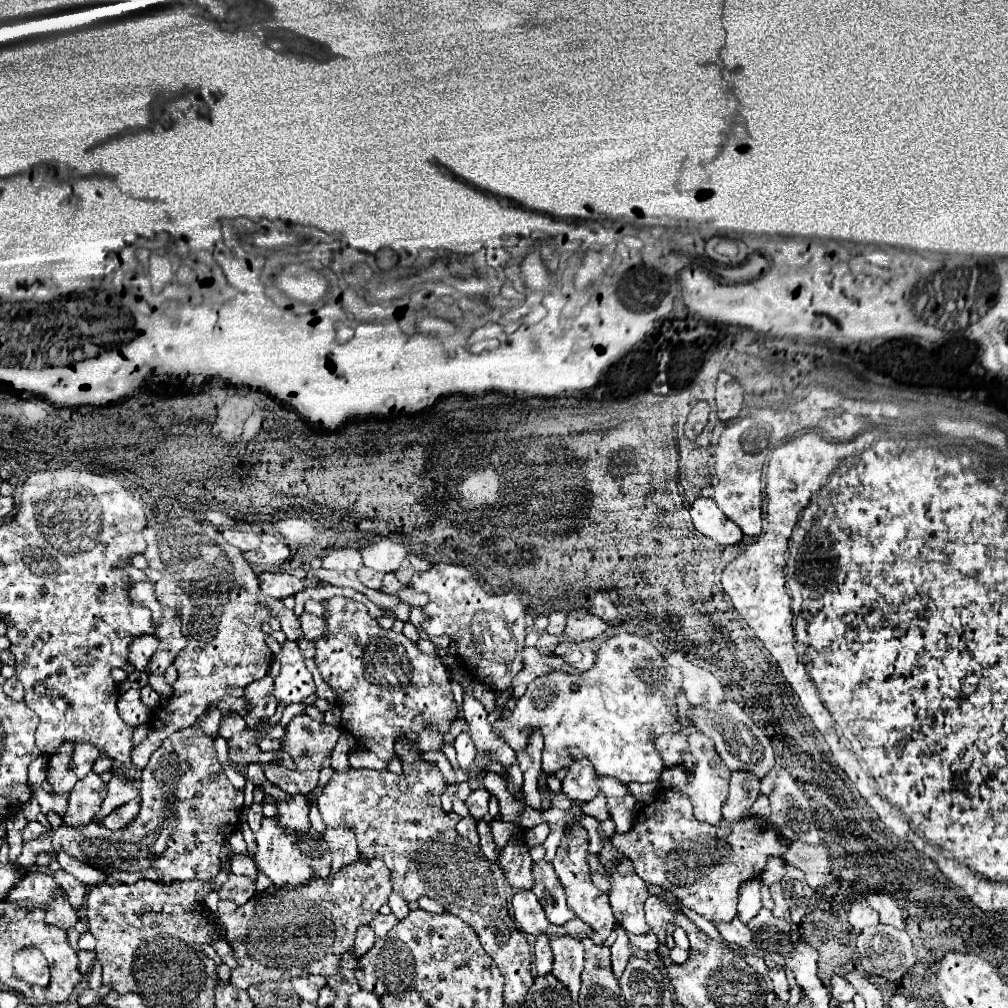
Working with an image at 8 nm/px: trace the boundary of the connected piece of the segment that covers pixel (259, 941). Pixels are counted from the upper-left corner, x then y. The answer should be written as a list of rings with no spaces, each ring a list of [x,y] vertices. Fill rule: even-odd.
[[[360,856],[328,878],[312,878],[300,886],[268,886],[256,892],[232,914],[216,914],[216,922],[226,930],[228,944],[234,948],[238,968],[232,970],[232,984],[248,988],[260,982],[290,980],[296,976],[332,976],[340,956],[354,944],[358,926],[372,922],[392,892],[390,870],[382,860]],[[322,924],[322,932],[300,932]]]

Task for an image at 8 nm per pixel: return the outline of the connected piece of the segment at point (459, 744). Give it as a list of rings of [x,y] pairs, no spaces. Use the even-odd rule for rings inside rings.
[[[468,732],[458,734],[456,740],[454,740],[454,748],[458,752],[458,764],[460,764],[460,768],[464,772],[468,772],[470,764],[474,762],[474,742],[472,742],[470,734]]]

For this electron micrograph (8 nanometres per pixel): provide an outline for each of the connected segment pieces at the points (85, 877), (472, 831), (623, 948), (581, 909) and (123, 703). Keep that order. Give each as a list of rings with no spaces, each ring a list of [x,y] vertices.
[[[66,852],[56,854],[56,860],[60,862],[62,870],[66,870],[68,874],[72,874],[74,878],[78,878],[86,886],[100,884],[100,882],[106,880],[106,874],[104,872],[100,872],[100,870],[96,870],[96,868],[92,868],[92,866],[88,866],[88,864],[76,860],[76,858],[72,858],[72,856],[68,856]]]
[[[466,816],[466,818],[460,818],[460,822],[456,824],[460,836],[468,838],[470,842],[478,844],[478,832],[476,832],[476,820],[472,816]]]
[[[618,922],[614,924],[614,932],[616,932],[616,940],[610,946],[610,950],[612,950],[612,970],[614,970],[616,978],[620,978],[620,974],[626,968],[628,958],[632,956],[632,948],[630,948],[630,940],[628,940],[626,930]]]
[[[572,826],[572,838],[564,838],[562,844],[566,844],[566,850],[558,850],[556,858],[554,858],[554,870],[566,890],[566,898],[568,898],[568,906],[574,910],[574,914],[584,920],[586,924],[590,924],[594,928],[594,932],[598,932],[604,940],[610,936],[612,932],[612,924],[614,924],[614,914],[608,902],[608,894],[600,892],[594,884],[592,884],[592,876],[590,876],[590,866],[588,866],[588,832],[582,826]]]
[[[130,688],[118,696],[118,714],[128,726],[140,726],[148,722],[150,708],[140,700],[140,692]]]

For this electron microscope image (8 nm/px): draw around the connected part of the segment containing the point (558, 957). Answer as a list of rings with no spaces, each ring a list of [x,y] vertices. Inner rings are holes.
[[[552,934],[548,938],[554,954],[552,974],[568,986],[572,999],[577,1002],[585,961],[582,941],[570,934]]]

